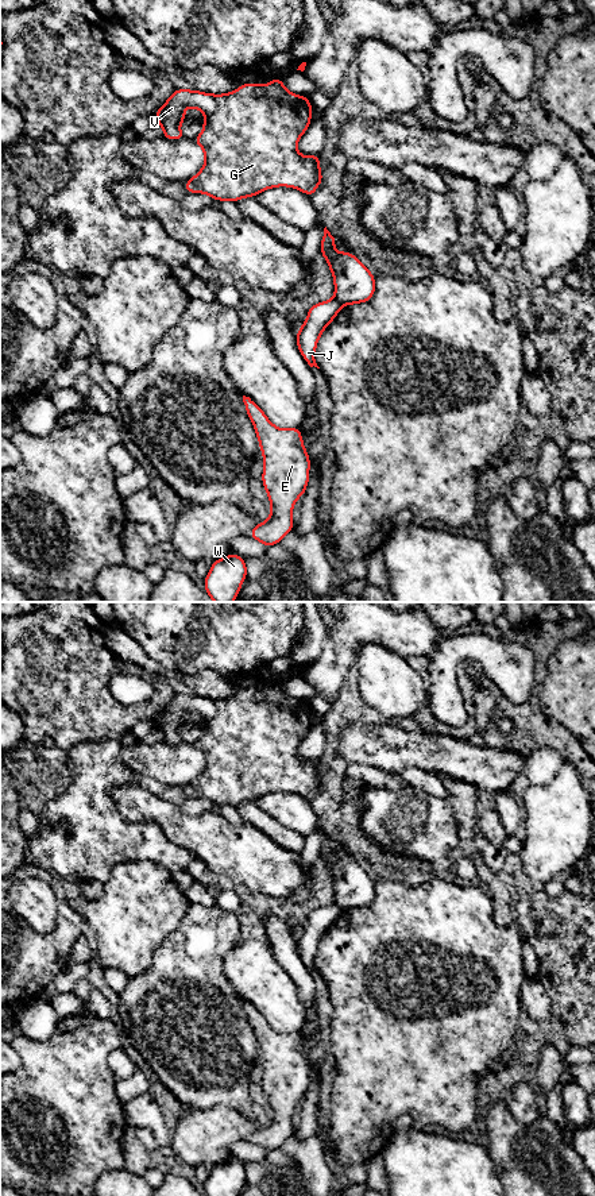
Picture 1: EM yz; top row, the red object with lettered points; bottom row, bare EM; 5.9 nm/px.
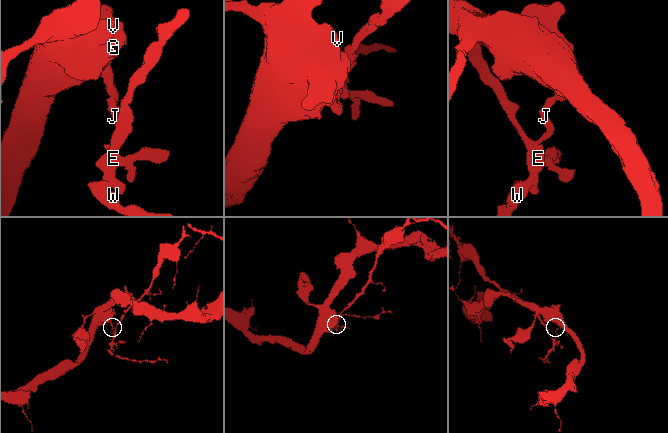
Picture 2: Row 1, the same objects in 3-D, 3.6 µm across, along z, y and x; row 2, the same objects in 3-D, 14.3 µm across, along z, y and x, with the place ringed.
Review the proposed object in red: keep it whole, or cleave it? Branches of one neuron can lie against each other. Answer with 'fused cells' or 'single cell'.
fused cells

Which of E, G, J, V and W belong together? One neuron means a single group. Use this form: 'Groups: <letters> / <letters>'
Groups: E J W / G V

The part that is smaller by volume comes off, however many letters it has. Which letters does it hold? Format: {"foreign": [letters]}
{"foreign": ["E", "J", "W"]}

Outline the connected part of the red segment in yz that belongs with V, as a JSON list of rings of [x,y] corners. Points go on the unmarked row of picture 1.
[[[281,680],[273,682],[275,684],[266,690],[243,688],[224,699],[175,694],[155,717],[157,729],[163,732],[162,740],[171,745],[185,744],[179,729],[188,724],[183,717],[188,711],[205,719],[204,734],[193,744],[205,757],[205,769],[185,787],[188,798],[205,798],[217,806],[236,807],[270,792],[290,791],[313,802],[317,791],[324,787],[320,759],[304,761],[297,756],[297,748],[312,726],[313,713],[306,701],[289,697]]]

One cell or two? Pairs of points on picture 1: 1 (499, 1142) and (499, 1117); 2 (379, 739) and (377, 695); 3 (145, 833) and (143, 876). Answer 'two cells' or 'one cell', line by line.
1: one cell
2: one cell
3: two cells

